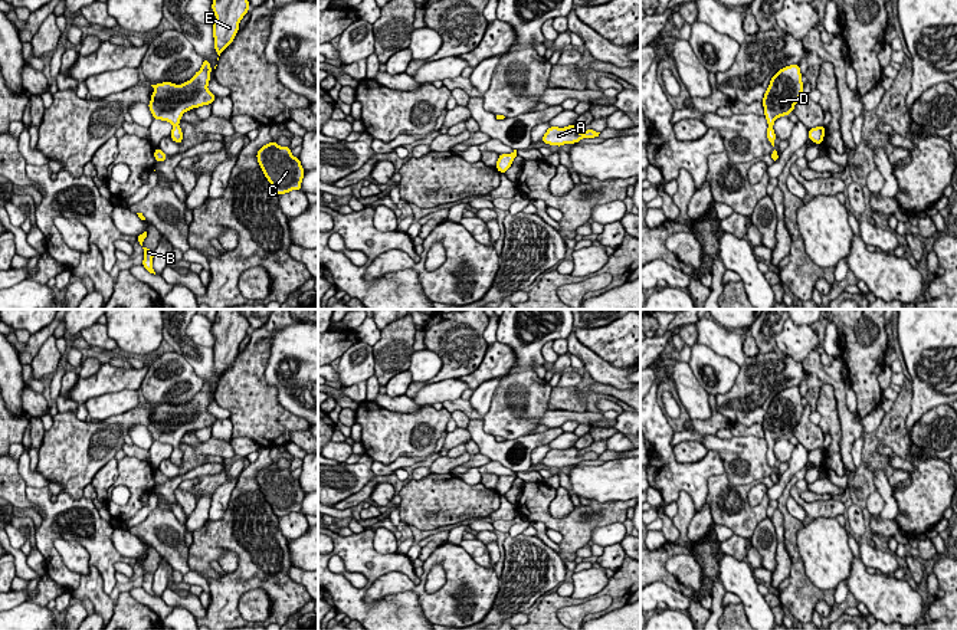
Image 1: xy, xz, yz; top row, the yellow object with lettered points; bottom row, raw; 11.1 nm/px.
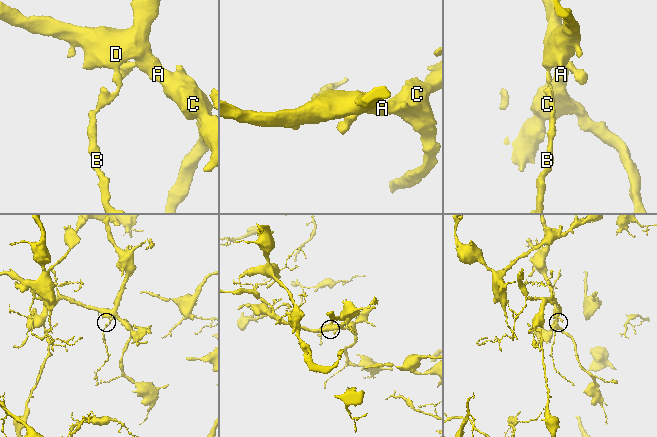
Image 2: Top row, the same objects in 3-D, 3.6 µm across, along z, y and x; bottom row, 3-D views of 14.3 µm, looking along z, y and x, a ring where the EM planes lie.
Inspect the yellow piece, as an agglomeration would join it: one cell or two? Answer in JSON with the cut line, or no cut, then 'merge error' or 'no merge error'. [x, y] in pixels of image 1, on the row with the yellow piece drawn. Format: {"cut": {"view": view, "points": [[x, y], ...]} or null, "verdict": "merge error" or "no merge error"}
{"cut": null, "verdict": "no merge error"}

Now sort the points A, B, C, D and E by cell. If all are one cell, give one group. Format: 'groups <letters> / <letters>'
groups A B C D E

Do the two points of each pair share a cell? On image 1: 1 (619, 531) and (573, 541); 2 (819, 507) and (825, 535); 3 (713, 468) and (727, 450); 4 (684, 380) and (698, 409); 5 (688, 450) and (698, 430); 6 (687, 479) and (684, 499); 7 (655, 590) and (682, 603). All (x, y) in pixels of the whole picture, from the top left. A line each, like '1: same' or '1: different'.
1: different
2: different
3: different
4: same
5: different
6: different
7: same

